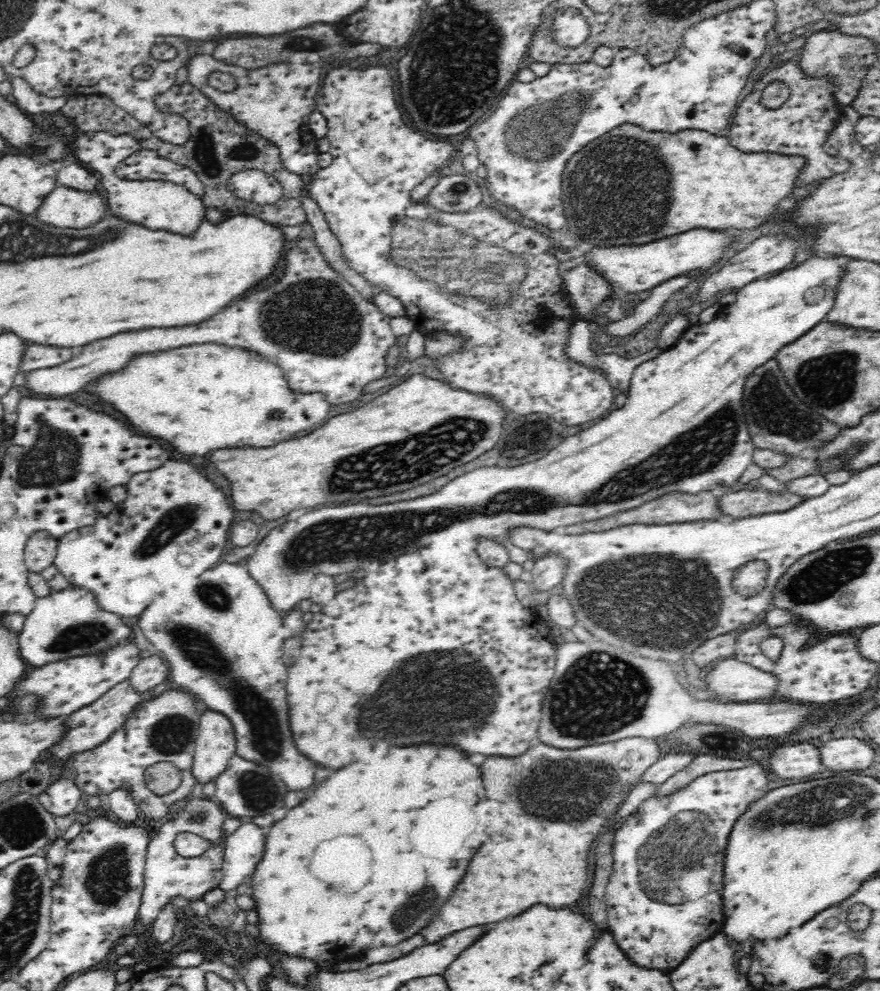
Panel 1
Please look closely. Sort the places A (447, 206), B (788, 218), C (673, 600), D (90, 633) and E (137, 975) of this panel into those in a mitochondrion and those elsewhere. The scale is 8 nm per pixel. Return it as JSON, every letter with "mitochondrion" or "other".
{"A":"mitochondrion","B":"other","C":"mitochondrion","D":"mitochondrion","E":"other"}

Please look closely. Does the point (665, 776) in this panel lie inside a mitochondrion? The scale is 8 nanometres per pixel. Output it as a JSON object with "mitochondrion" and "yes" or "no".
{"mitochondrion":"no"}

